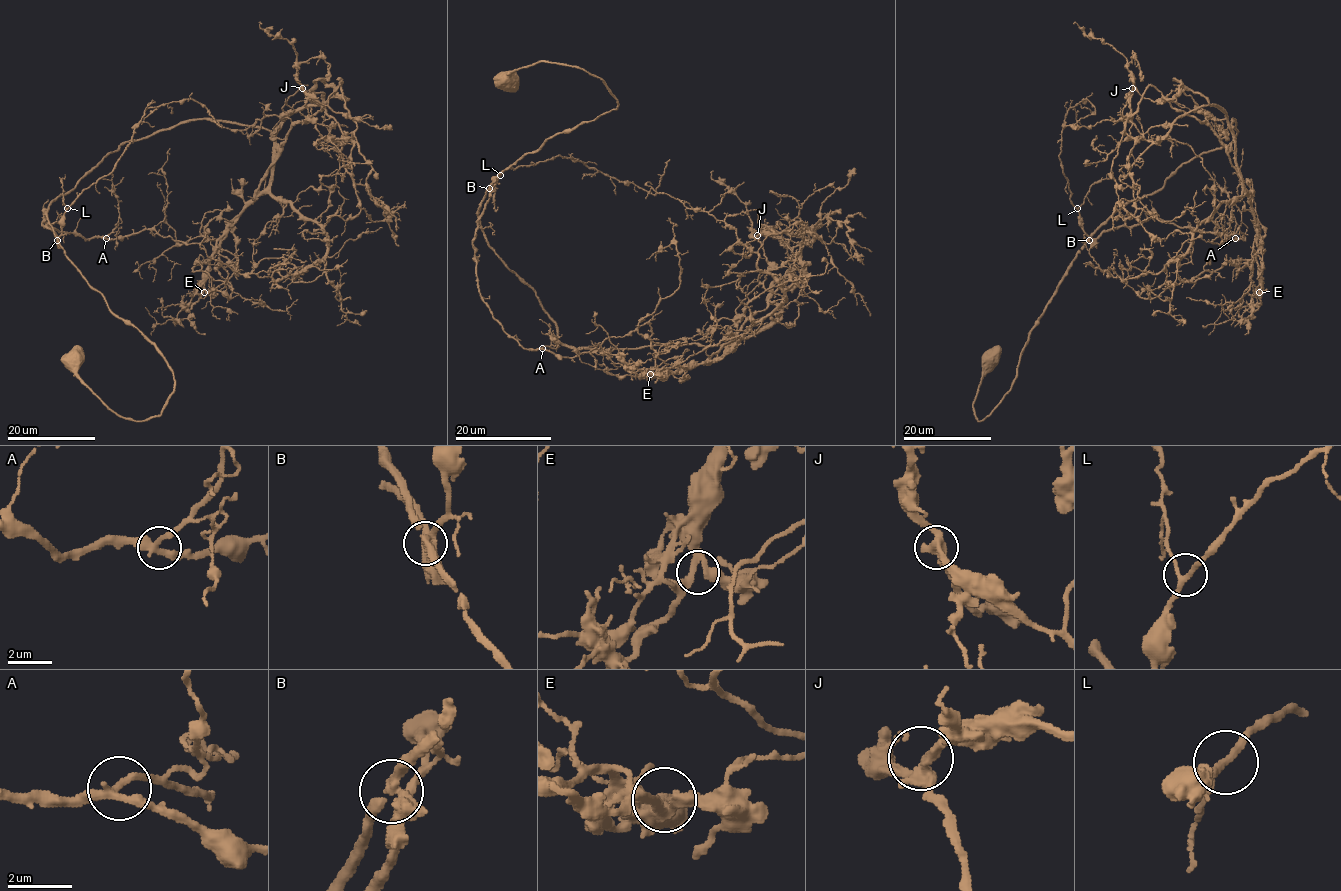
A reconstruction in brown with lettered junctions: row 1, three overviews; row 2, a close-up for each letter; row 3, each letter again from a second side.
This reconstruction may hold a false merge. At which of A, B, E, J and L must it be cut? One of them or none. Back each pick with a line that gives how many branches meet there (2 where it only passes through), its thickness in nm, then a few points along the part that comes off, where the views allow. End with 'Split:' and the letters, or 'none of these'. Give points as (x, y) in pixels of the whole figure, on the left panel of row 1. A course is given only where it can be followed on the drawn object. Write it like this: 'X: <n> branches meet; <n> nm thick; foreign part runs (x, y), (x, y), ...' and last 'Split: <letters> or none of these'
B: 3 branches meet; 280 nm thick; foreign part runs (57, 240), (44, 218), (47, 227), (86, 239), (154, 229), (188, 243), (200, 242), (212, 219), (232, 222)
Split: B

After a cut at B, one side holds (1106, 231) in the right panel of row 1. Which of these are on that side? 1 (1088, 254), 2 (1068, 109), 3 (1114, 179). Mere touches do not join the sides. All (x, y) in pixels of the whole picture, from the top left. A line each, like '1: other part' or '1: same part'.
1: other part
2: same part
3: other part

